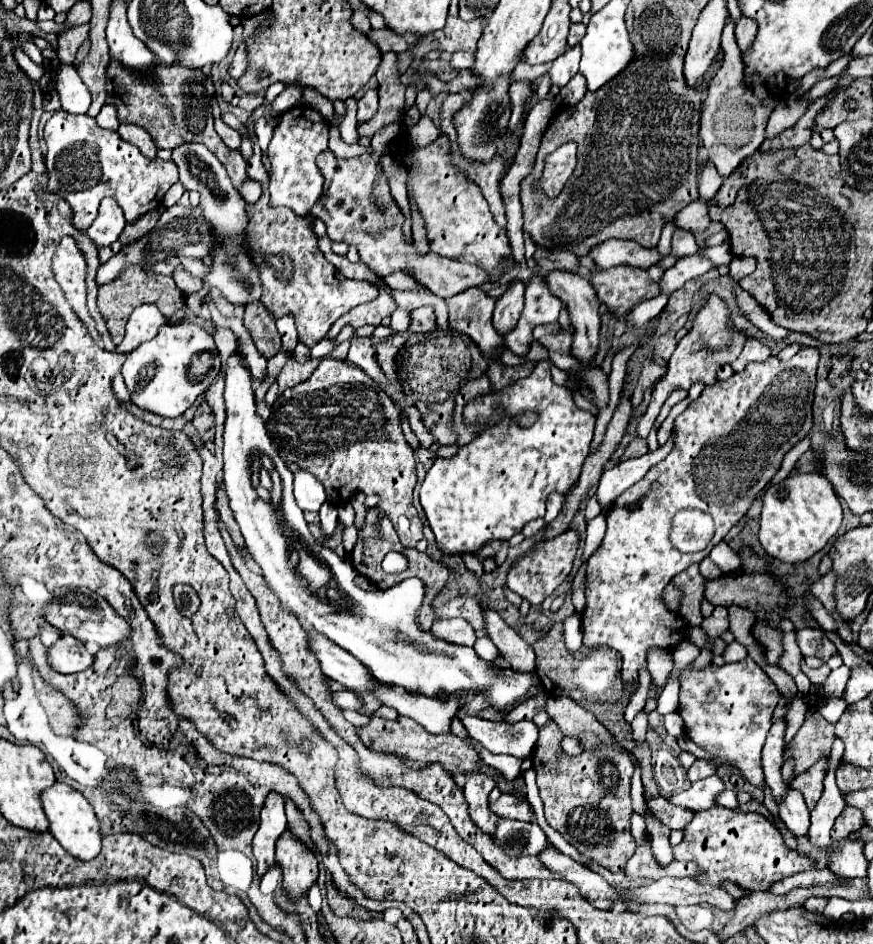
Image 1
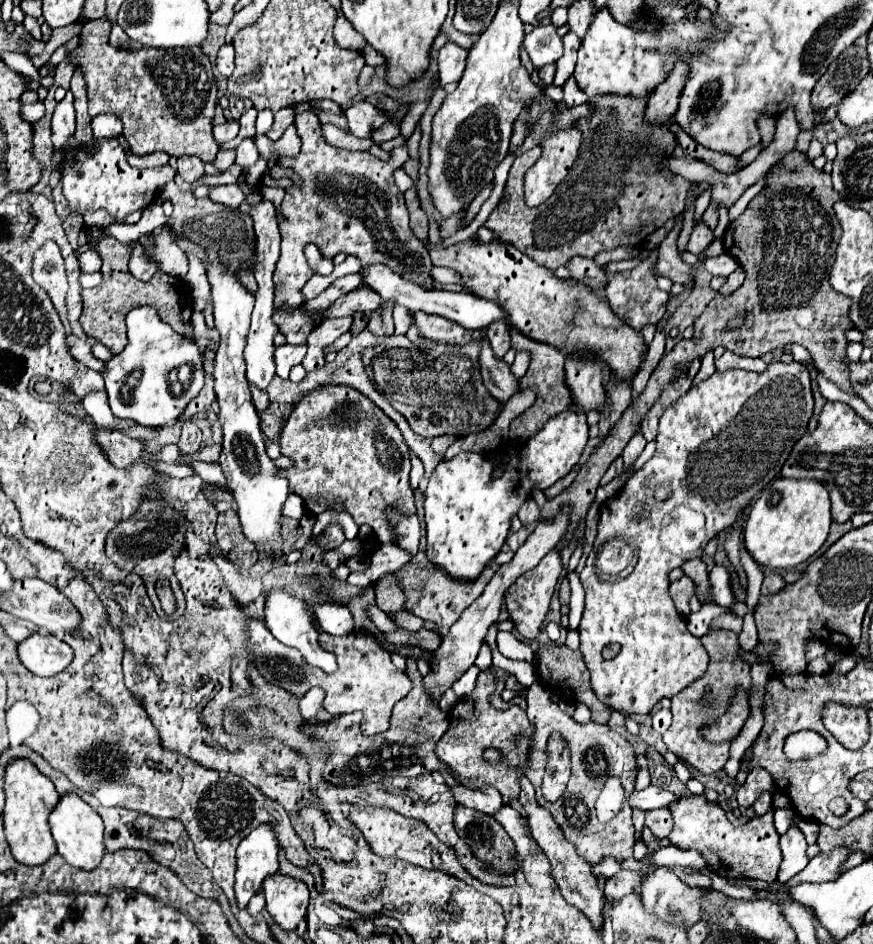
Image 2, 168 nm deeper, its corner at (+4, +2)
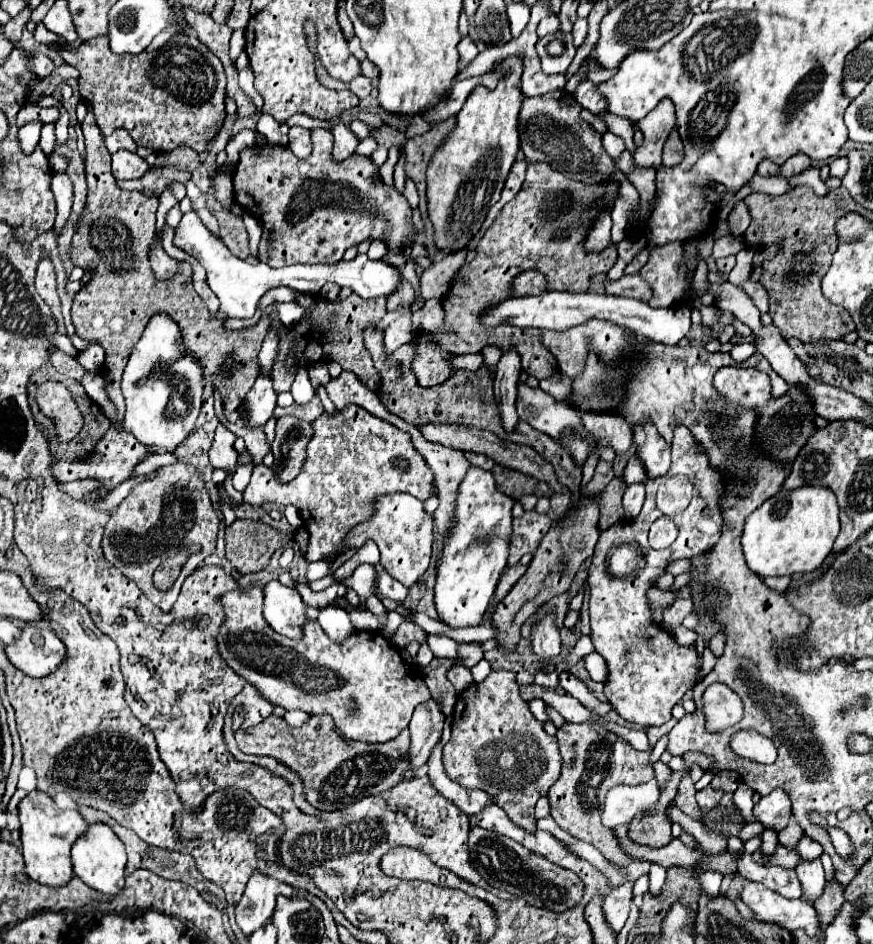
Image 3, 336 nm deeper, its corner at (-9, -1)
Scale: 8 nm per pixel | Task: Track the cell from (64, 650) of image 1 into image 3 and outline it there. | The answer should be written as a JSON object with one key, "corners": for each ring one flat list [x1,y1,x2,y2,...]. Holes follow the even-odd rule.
{"corners":[[33,624,25,626,21,636,5,646,5,654,15,668,35,678,47,676,57,664,61,664,61,660,65,660,63,642,55,632]]}

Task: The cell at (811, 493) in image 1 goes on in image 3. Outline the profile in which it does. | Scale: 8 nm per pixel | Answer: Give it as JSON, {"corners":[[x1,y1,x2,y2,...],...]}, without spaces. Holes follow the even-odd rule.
{"corners":[[805,486,797,490,781,490,763,502,745,520,741,536,747,568,761,576,793,576,817,570,829,556,839,534,839,508,833,492,827,488]]}

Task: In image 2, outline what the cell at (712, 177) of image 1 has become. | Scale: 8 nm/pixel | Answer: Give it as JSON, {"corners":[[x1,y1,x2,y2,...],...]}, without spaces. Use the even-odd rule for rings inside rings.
{"corners":[[706,189,698,199,696,199,696,213,694,213,694,223,698,219,702,219,702,213,706,211,706,207,710,205,710,189]]}

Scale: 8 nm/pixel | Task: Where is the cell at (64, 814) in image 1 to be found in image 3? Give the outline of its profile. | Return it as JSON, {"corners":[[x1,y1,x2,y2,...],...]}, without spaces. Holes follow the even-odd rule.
{"corners":[[107,824,89,826,87,834,81,836,77,844,73,844,71,858,73,858,75,876,81,878,89,888,109,894,109,896,117,896,121,888,125,886,125,862,127,862,125,846,121,844,121,840,113,834,113,830]]}

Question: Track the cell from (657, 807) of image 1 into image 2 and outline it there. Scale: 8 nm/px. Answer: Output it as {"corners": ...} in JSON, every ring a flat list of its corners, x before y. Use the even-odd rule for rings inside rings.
{"corners":[[654,809,646,813,646,827,650,827,652,833,656,833,656,837,668,837,672,827,674,827,674,819,670,809]]}

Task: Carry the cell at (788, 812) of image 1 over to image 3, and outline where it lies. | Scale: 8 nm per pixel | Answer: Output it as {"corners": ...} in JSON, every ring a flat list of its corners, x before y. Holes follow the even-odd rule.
{"corners":[[815,860,813,864,805,864,801,862,797,868,797,876,801,882,801,900,813,904,825,890,825,874,823,874,823,866,819,860]]}

